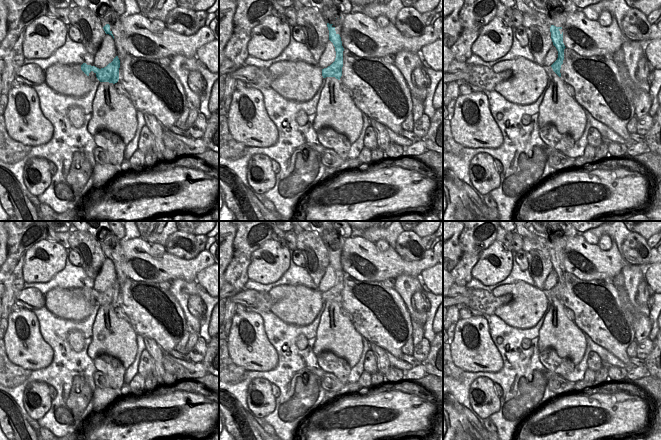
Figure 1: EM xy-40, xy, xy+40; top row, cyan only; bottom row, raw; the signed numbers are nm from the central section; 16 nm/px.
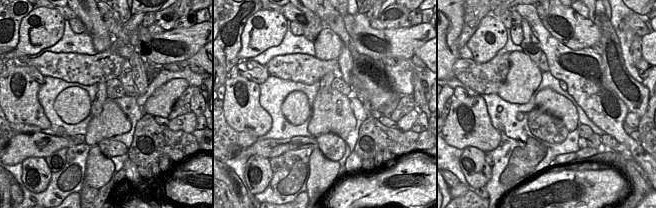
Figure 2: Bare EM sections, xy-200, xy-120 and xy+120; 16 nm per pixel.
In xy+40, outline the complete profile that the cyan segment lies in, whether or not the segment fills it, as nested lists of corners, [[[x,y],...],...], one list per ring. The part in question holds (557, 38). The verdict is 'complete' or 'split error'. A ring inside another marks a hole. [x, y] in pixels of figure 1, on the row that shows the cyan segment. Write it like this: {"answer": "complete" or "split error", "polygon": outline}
{"answer": "split error", "polygon": [[[563,9],[557,10],[555,12],[554,17],[547,15],[547,21],[551,33],[551,39],[553,45],[556,47],[558,51],[558,58],[551,65],[551,67],[559,77],[561,77],[560,69],[564,60],[564,49],[566,48],[563,43],[563,32],[561,33],[559,30],[563,29],[565,20],[566,20],[566,12]]]}

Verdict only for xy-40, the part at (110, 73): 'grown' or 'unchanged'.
unchanged

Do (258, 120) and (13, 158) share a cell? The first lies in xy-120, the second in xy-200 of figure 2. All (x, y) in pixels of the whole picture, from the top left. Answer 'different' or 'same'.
different

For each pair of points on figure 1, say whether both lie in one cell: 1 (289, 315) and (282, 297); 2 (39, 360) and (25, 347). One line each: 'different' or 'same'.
1: same
2: same

